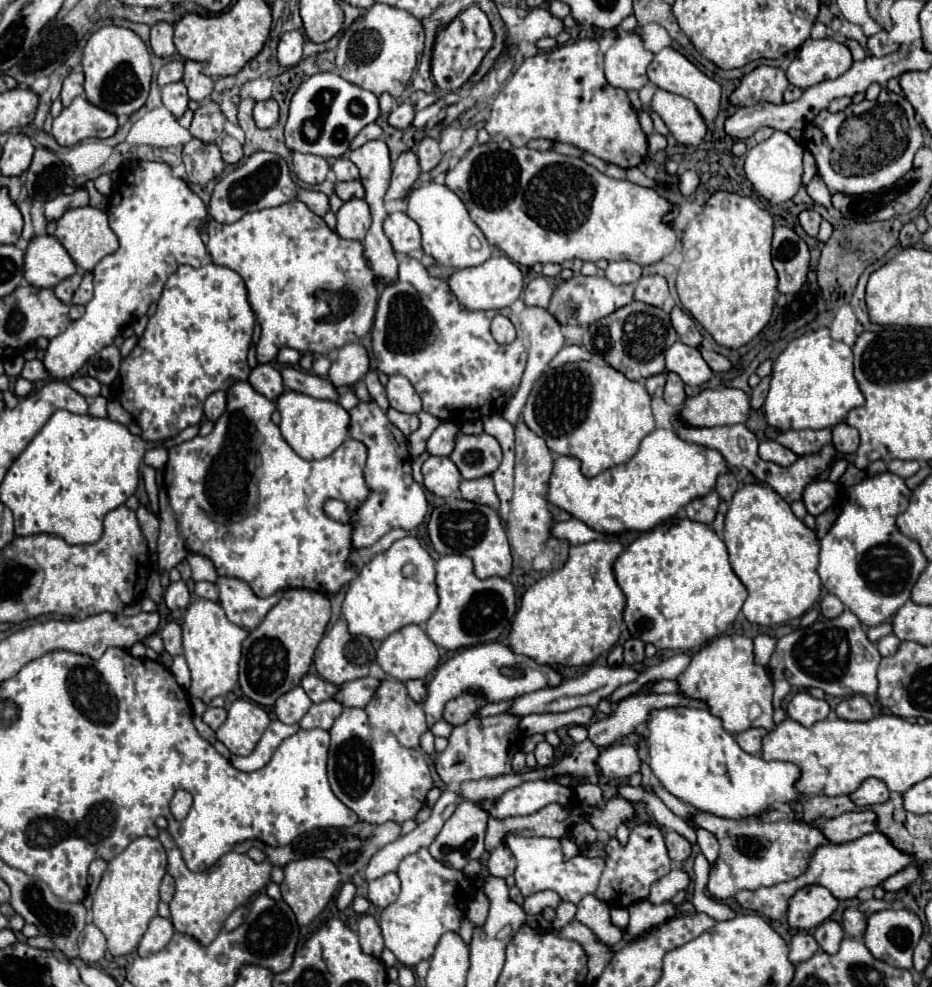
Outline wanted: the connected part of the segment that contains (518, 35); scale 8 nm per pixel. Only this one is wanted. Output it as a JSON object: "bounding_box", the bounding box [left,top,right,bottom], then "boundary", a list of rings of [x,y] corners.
{"bounding_box":[511,7,563,41],"boundary":[[[535,7],[527,13],[525,19],[521,19],[517,25],[511,27],[511,33],[515,35],[515,41],[539,41],[543,37],[557,37],[563,31],[563,21],[557,17],[551,17],[551,11],[545,7]]]}

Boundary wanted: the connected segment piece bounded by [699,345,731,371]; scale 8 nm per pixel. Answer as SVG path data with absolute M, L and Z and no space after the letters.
M703 345L699 347L699 351L701 351L703 359L707 361L707 365L709 365L713 371L727 371L727 369L731 369L731 363L729 363L727 357L723 357L723 355L715 355L713 351L707 351Z

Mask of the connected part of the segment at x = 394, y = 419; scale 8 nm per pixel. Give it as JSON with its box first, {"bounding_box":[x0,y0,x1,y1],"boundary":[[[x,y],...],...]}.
{"bounding_box":[387,409,419,437],"boundary":[[[389,409],[389,411],[387,411],[387,417],[389,417],[389,421],[391,421],[395,427],[399,427],[401,433],[407,435],[407,437],[409,437],[413,431],[419,429],[419,417],[417,417],[417,415],[405,415],[405,413],[399,413],[399,411],[395,411],[395,409]]]}

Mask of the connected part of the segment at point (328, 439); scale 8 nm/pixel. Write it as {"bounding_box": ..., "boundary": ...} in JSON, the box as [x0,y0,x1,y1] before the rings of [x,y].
{"bounding_box":[277,391,349,459],"boundary":[[[283,391],[277,399],[277,409],[281,413],[281,435],[291,445],[291,449],[303,459],[323,459],[329,457],[345,439],[349,427],[349,413],[335,401],[315,399],[297,391]]]}

